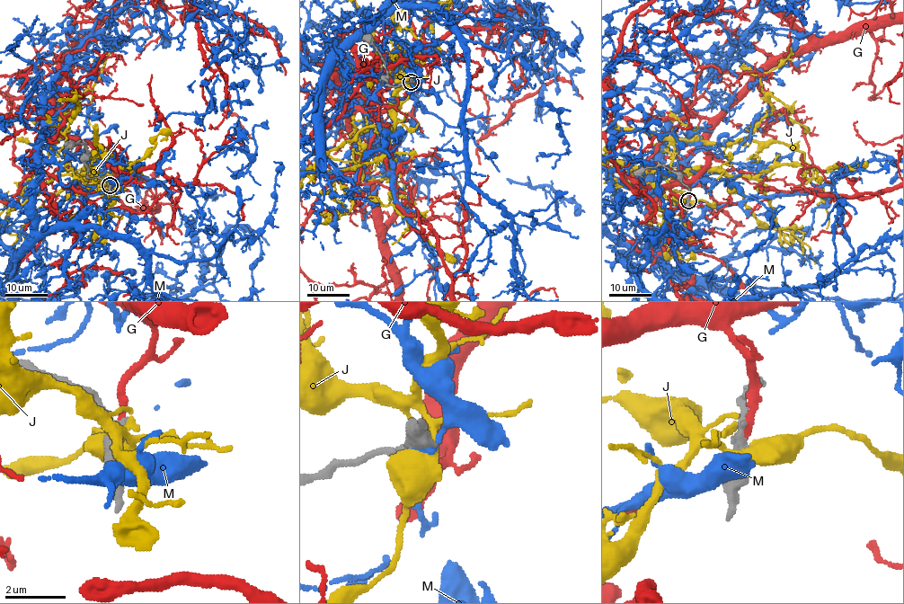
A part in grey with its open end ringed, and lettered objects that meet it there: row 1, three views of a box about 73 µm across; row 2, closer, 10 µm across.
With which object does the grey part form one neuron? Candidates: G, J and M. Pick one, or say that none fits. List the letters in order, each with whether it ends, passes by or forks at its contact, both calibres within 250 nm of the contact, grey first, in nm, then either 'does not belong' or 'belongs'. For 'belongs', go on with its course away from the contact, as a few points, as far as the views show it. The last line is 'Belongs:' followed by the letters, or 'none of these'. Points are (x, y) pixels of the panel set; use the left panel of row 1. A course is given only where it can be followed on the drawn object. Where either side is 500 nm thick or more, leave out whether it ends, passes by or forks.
G: it ends; calibres 400 and 240 nm; belongs
J: calibres 480 and 550 nm; does not belong
M: calibres 500 and 170 nm; does not belong
Belongs: G

